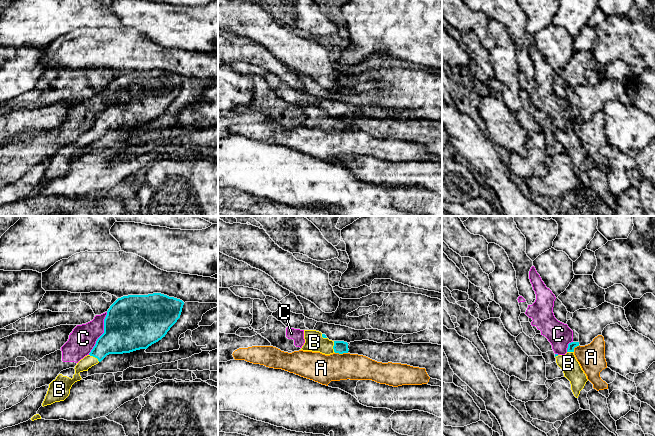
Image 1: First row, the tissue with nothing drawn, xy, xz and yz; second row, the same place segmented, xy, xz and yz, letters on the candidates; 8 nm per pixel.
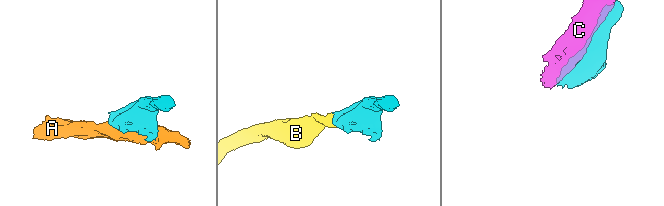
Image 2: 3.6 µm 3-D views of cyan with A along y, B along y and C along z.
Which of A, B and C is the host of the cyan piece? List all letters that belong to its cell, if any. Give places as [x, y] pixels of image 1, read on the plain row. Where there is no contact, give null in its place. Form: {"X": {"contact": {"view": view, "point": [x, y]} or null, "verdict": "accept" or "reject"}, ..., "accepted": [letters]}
{"A": {"contact": {"view": "xz", "point": [341, 129]}, "verdict": "reject"}, "B": {"contact": {"view": "xz", "point": [333, 123]}, "verdict": "accept"}, "C": {"contact": {"view": "xy", "point": [103, 109]}, "verdict": "reject"}, "accepted": ["B"]}

